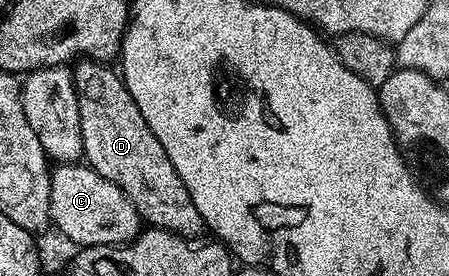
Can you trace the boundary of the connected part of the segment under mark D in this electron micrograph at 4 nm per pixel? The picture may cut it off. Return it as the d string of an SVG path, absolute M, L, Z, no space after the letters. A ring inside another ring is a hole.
M81 60L72 67L73 83L79 100L79 120L83 136L83 158L103 180L111 180L131 200L142 223L158 230L170 230L185 238L197 238L207 227L199 208L191 200L191 192L179 180L175 164L167 160L163 144L151 132L143 112L127 92L125 79L112 70L112 65L92 60Z

